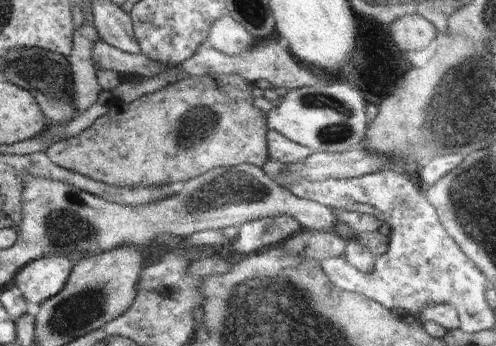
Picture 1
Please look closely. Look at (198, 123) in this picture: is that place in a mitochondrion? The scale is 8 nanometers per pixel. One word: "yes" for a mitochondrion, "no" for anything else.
yes

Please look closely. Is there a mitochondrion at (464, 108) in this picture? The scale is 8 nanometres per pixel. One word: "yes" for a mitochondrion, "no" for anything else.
yes

